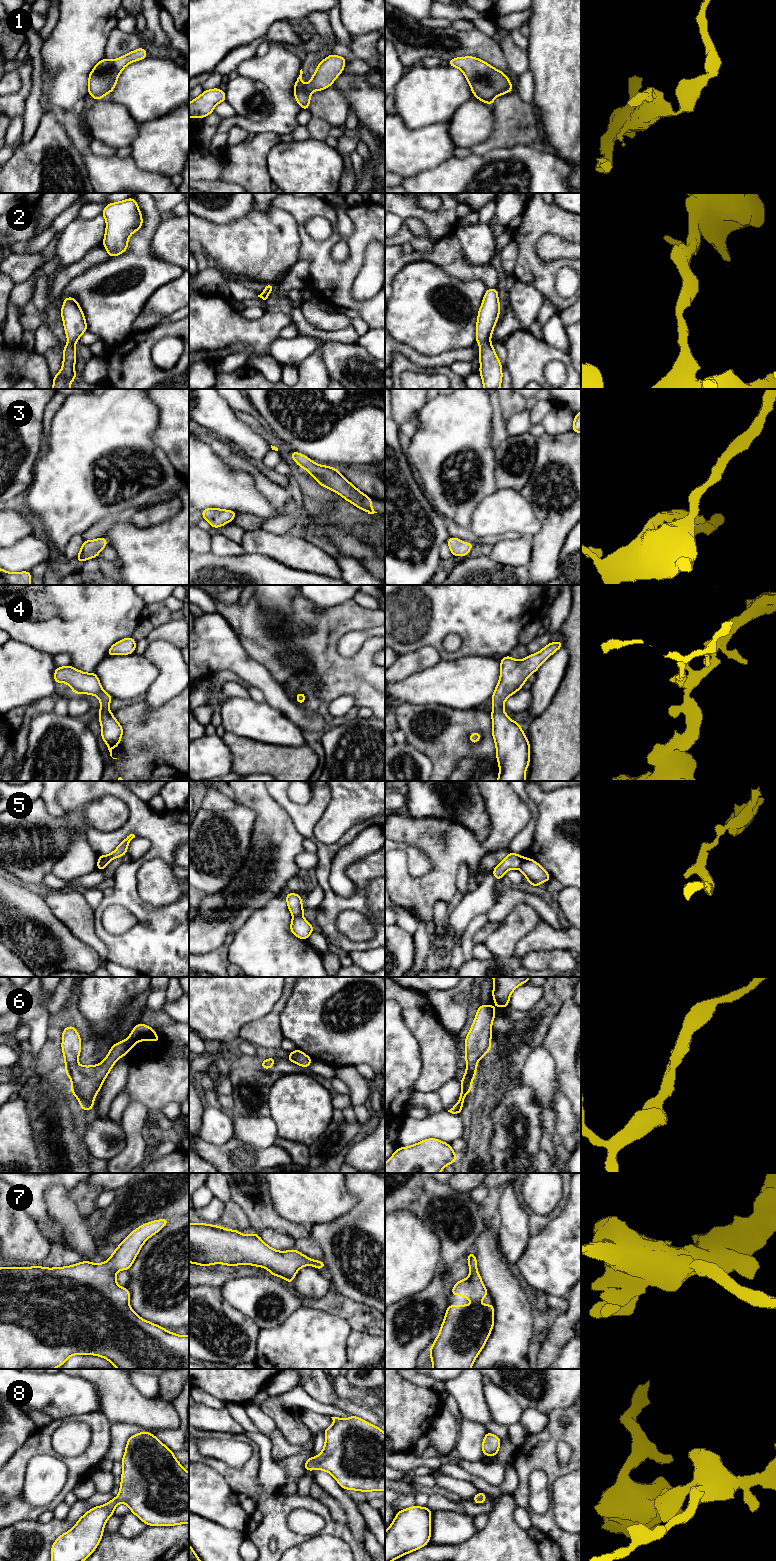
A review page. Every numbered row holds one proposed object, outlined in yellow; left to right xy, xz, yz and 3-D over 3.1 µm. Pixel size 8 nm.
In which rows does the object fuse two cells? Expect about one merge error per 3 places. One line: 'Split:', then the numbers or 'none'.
Split: 5

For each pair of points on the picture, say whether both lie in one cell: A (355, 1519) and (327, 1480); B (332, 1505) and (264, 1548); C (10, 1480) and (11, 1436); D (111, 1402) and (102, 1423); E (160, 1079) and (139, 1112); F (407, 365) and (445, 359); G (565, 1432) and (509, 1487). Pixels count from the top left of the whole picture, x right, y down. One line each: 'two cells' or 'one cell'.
A: one cell
B: two cells
C: two cells
D: two cells
E: two cells
F: two cells
G: two cells

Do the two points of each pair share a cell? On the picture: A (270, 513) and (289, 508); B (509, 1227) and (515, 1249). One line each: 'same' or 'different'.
A: different
B: same

